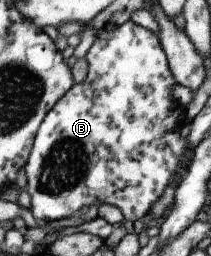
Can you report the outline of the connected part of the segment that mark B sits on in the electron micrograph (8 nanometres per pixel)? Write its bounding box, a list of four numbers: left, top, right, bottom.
[23,19,190,223]

